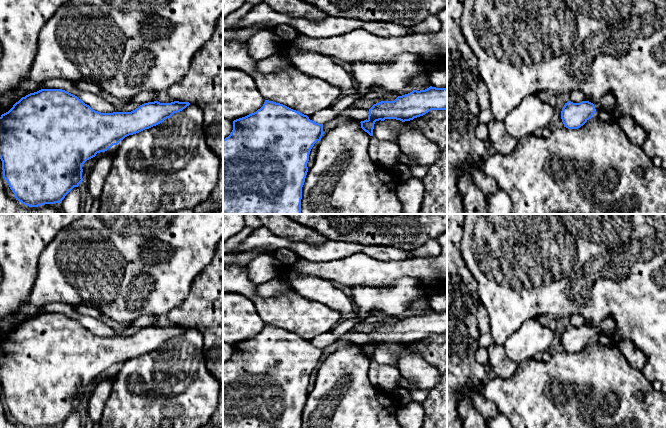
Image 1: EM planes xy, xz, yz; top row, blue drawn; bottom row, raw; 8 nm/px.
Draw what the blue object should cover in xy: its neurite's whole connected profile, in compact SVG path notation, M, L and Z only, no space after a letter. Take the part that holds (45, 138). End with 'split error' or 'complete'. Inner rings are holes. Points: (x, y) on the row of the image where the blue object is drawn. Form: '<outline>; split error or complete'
M41 89L22 97L0 117L3 178L16 200L29 207L60 203L83 181L82 165L129 135L162 123L189 102L148 102L131 112L101 113L62 89Z; complete

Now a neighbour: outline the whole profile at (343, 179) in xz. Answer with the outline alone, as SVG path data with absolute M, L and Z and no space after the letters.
M348 119L323 134L302 187L301 214L404 214L396 193L400 181L394 170L380 167L370 159L370 139L359 121Z

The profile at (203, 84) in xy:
M223 15L217 20L216 29L212 37L194 55L188 73L168 90L169 96L179 102L189 102L200 107L204 113L205 139L209 148L217 155L220 167L218 171L217 191L211 193L210 197L198 205L194 214L205 214L223 208Z

